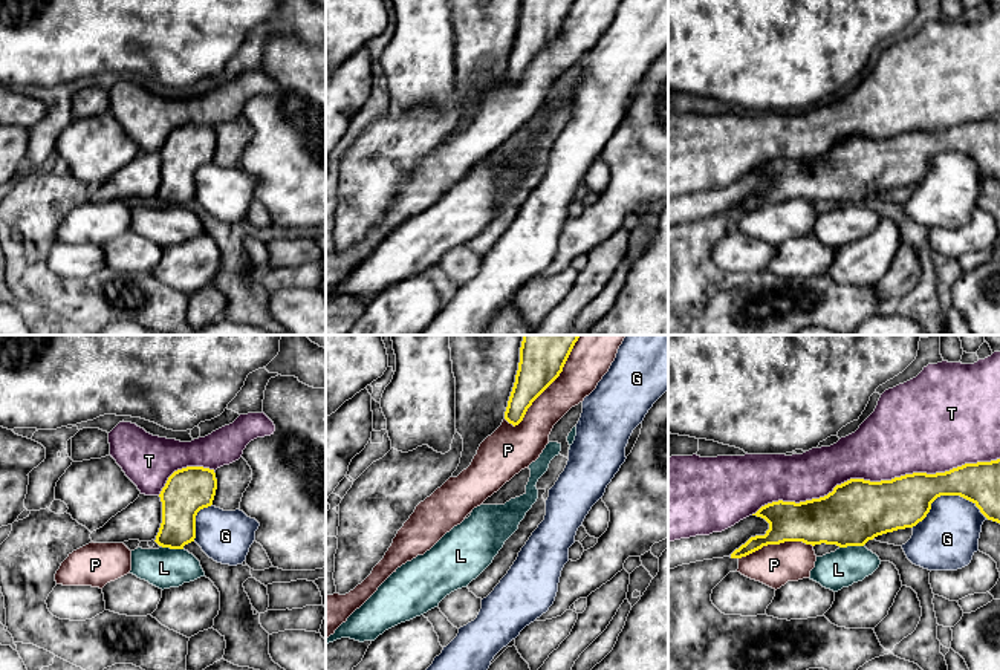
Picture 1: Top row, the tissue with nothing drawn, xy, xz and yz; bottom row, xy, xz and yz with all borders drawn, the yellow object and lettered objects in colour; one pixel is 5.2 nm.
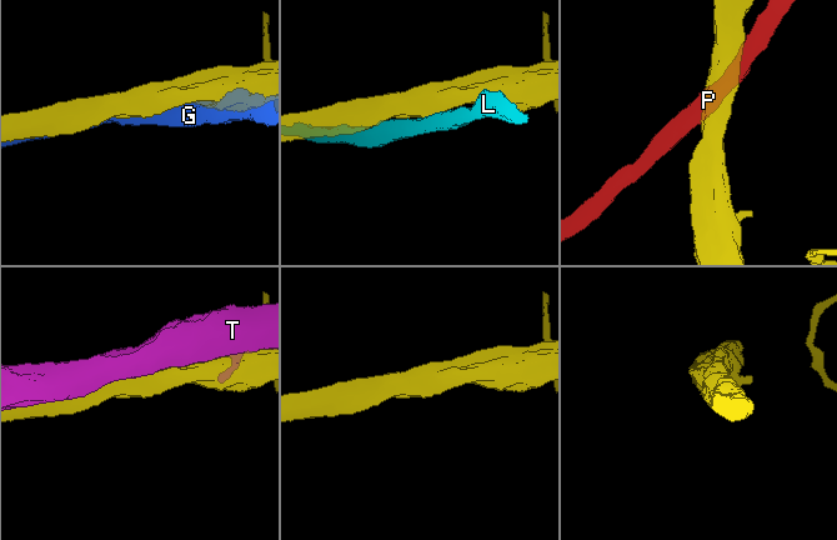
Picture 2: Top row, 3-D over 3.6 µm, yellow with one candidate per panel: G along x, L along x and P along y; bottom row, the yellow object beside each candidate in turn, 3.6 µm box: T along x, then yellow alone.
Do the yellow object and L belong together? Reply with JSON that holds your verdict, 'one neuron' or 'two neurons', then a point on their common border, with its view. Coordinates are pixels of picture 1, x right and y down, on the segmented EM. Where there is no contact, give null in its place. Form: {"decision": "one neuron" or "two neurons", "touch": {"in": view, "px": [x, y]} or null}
{"decision": "two neurons", "touch": {"in": "yz", "px": [850, 545]}}

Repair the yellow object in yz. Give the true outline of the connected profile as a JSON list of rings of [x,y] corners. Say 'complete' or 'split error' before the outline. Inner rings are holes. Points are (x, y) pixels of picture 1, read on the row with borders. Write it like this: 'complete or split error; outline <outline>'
complete; outline [[[1000,459],[965,463],[945,473],[913,473],[881,482],[850,479],[820,499],[768,503],[752,516],[765,519],[769,529],[765,535],[751,537],[731,554],[731,558],[742,558],[763,546],[784,542],[803,542],[812,546],[821,543],[839,548],[864,546],[878,535],[916,526],[940,496],[960,496],[972,502],[988,520],[1000,523]]]

